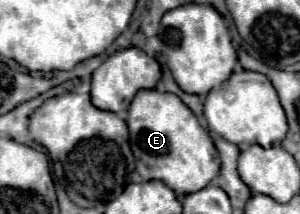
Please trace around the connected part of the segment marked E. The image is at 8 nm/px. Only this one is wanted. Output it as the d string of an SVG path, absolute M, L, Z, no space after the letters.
M156 89L138 93L128 109L126 123L136 157L136 171L144 181L160 179L176 195L188 195L206 187L220 171L220 157L214 141L198 123L196 115L174 93L160 93Z

